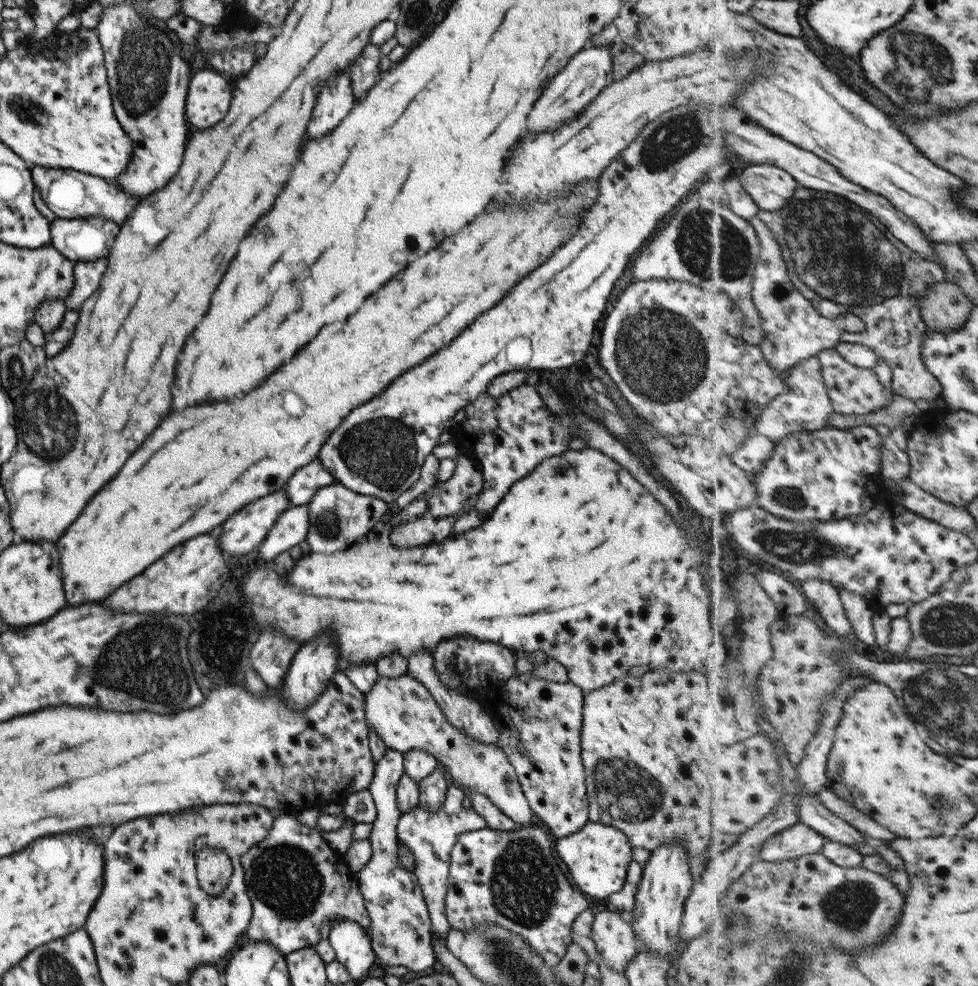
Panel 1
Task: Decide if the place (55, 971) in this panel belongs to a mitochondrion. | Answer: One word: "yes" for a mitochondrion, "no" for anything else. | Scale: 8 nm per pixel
yes

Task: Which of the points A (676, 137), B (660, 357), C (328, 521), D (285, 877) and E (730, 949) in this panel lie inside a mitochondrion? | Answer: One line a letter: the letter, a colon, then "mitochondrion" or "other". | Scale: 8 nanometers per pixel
A: mitochondrion
B: mitochondrion
C: mitochondrion
D: mitochondrion
E: other

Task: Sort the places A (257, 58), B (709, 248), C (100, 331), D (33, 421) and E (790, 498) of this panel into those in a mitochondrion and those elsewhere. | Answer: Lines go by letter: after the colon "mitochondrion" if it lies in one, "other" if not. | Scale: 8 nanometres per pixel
A: other
B: mitochondrion
C: other
D: mitochondrion
E: mitochondrion

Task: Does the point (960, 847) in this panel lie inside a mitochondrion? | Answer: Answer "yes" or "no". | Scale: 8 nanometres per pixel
no

